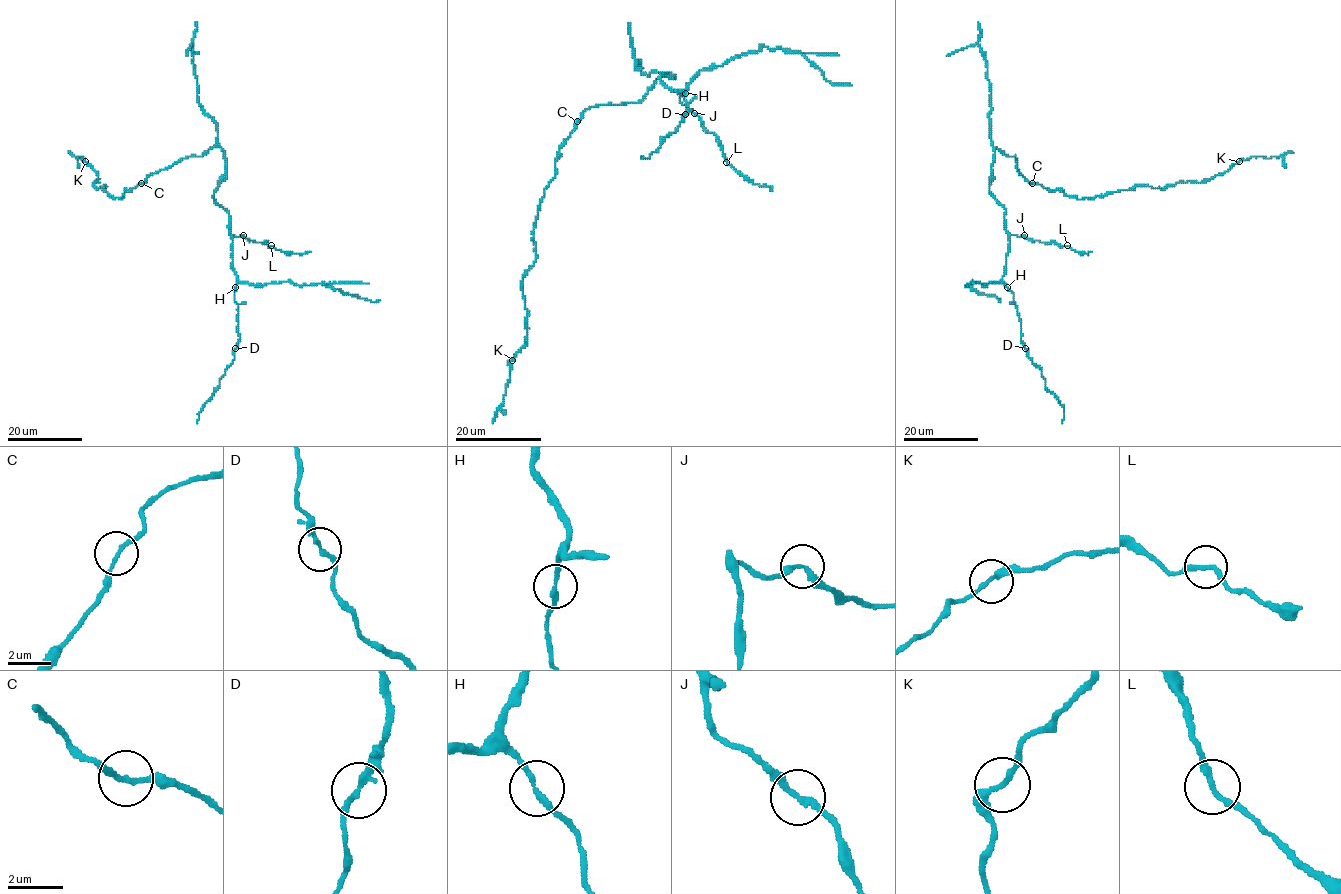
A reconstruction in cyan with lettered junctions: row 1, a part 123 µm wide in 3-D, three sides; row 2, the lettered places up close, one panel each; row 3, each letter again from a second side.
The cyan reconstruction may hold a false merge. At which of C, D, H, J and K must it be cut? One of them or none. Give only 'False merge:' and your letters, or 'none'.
False merge: none

